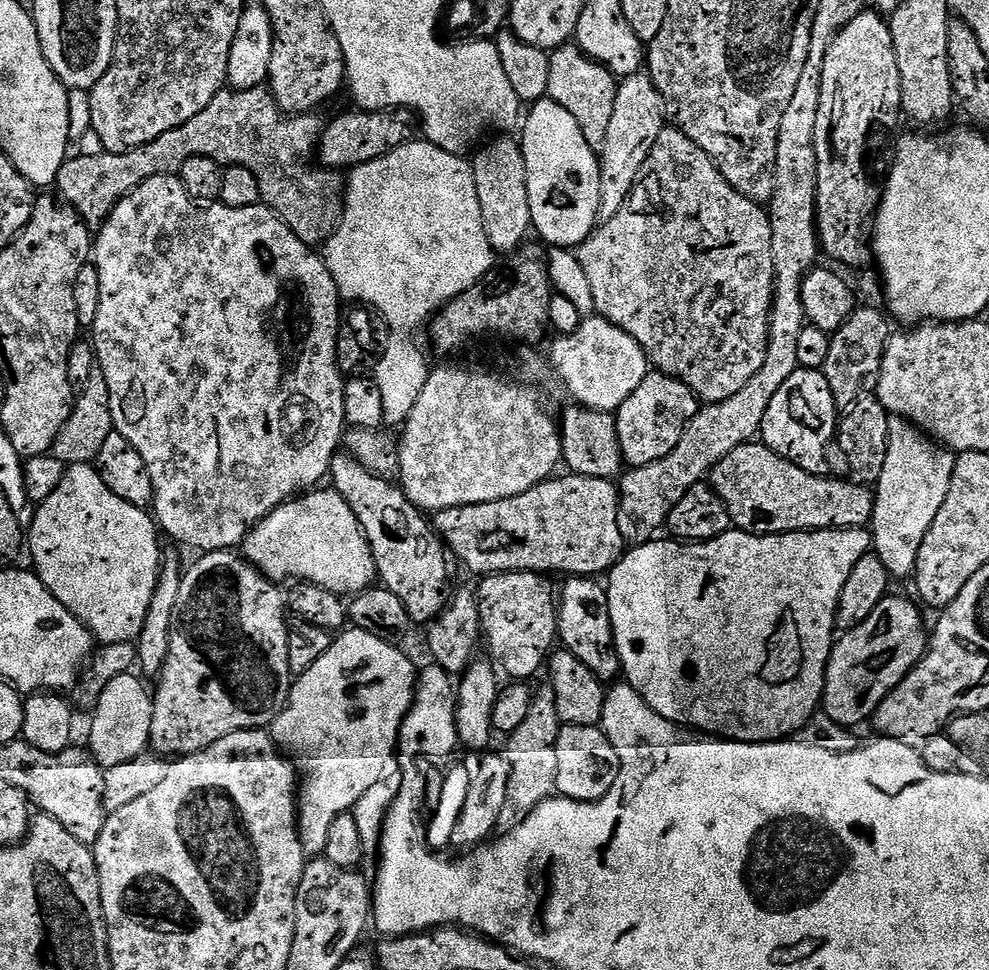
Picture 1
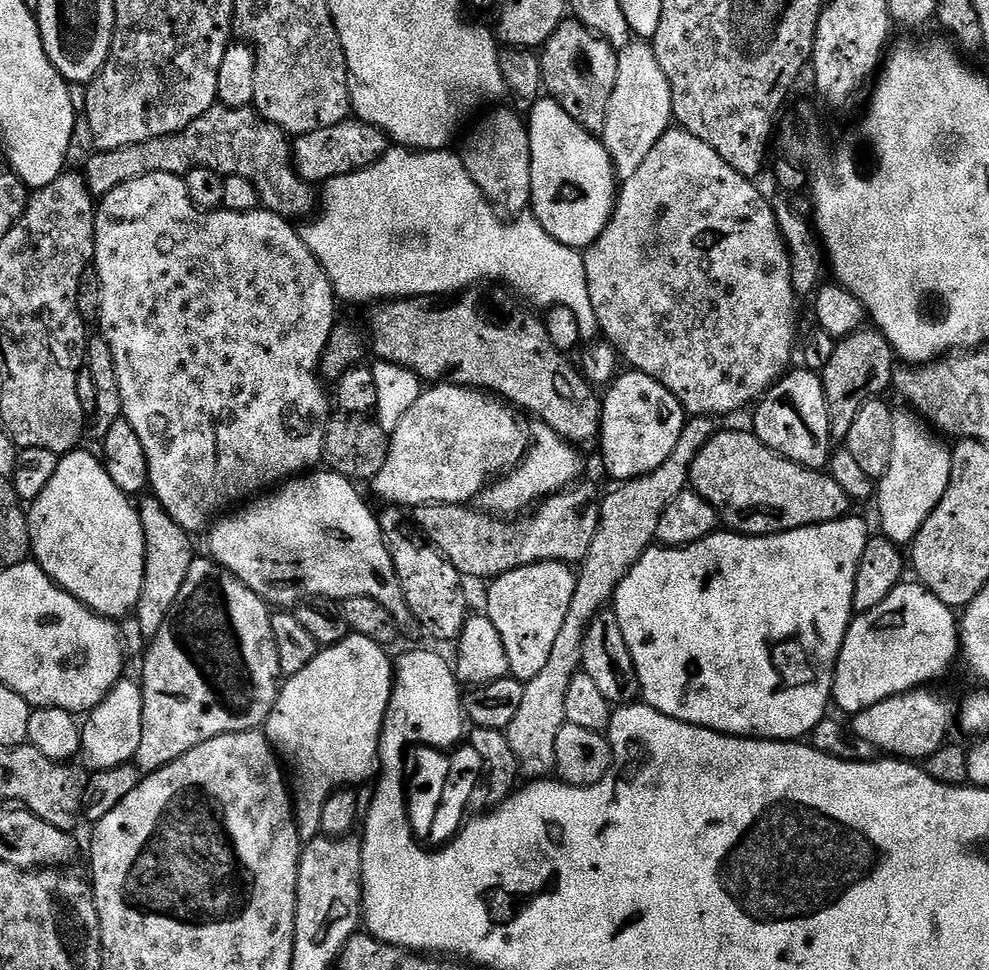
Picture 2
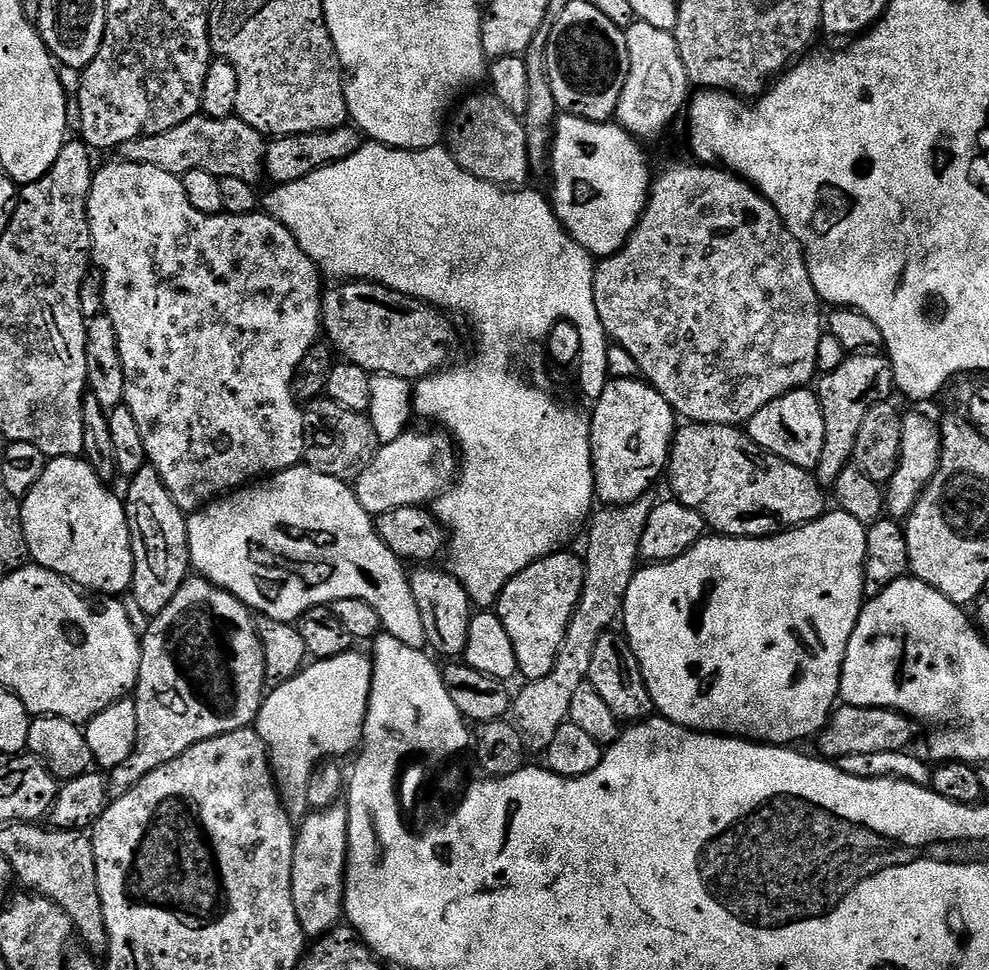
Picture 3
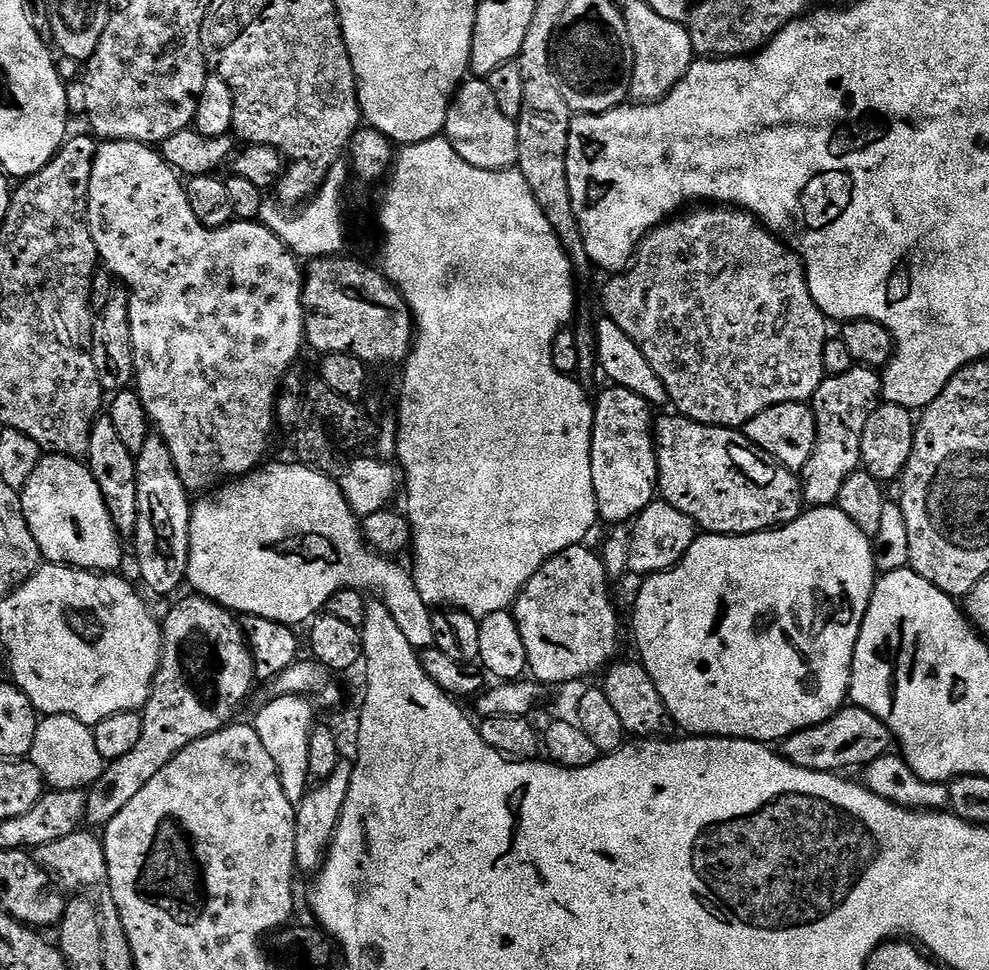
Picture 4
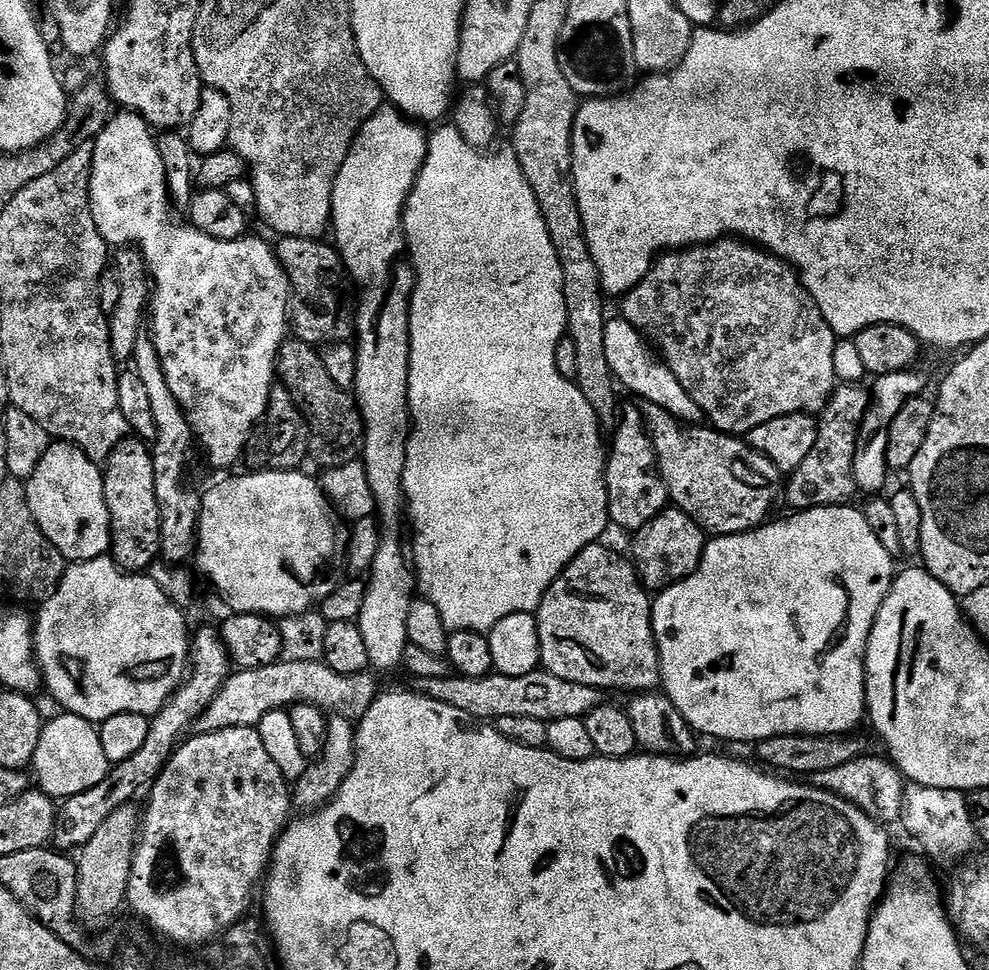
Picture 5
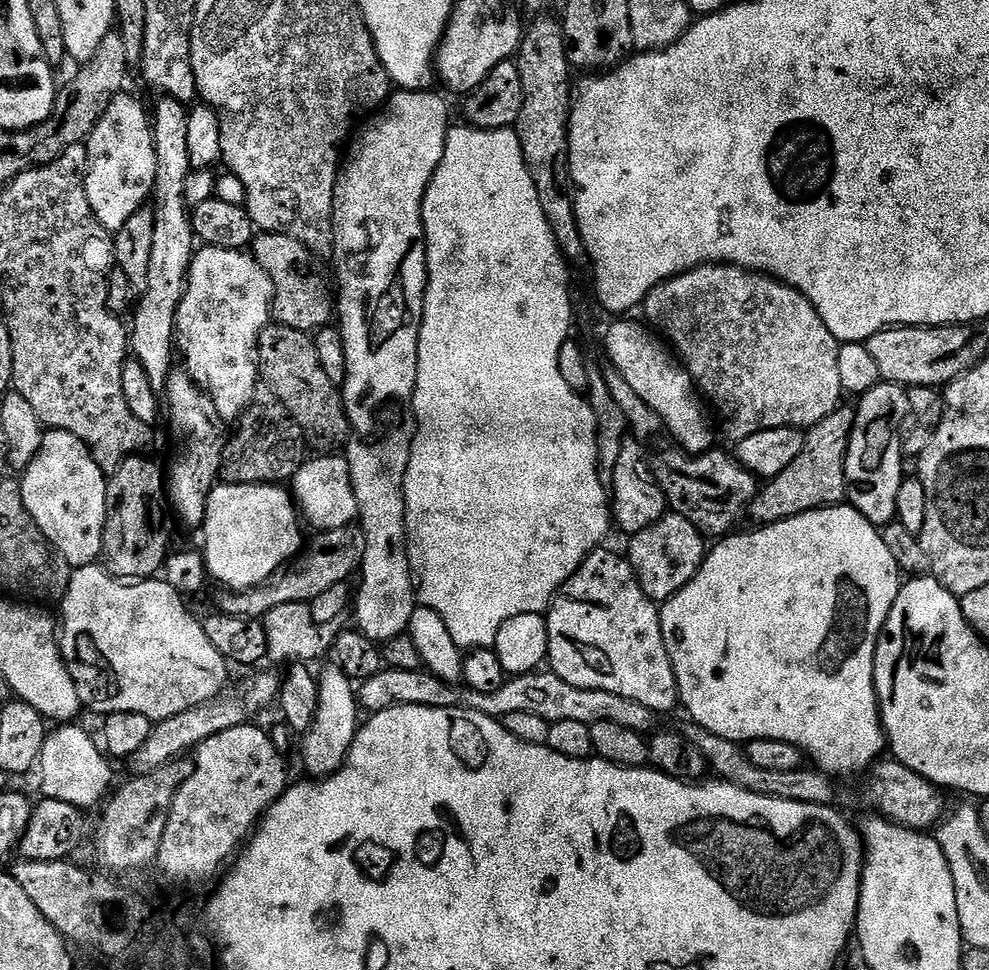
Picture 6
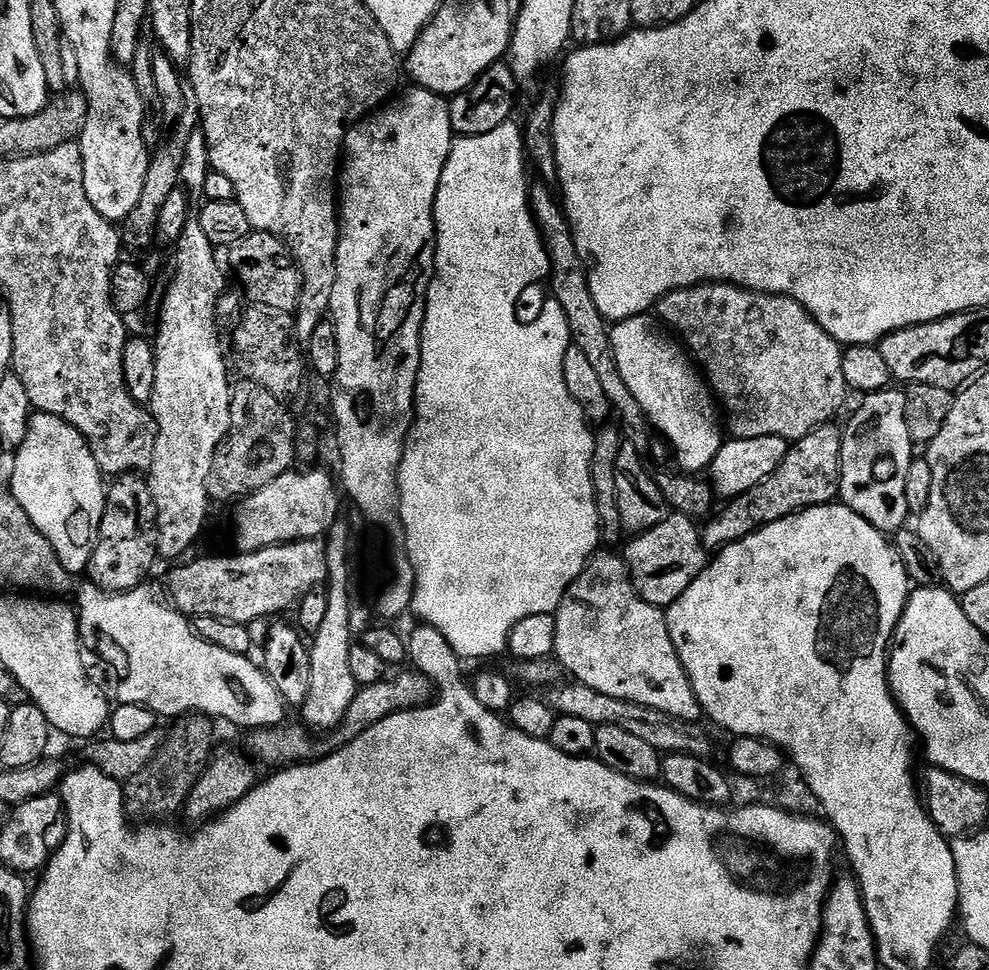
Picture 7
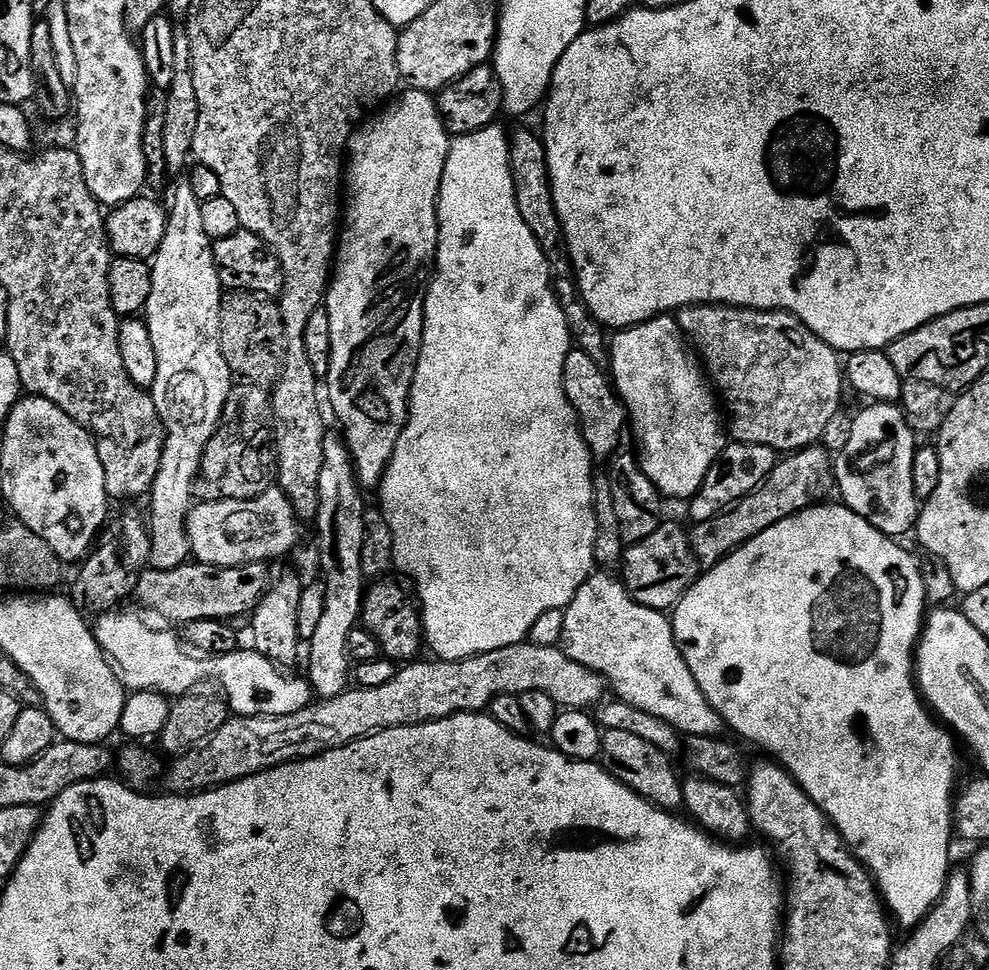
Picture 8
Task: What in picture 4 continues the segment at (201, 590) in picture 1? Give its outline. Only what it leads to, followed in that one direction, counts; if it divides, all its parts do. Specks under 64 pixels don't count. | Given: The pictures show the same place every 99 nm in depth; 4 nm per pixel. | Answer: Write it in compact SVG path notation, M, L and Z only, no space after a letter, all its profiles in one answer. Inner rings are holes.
M192 594L189 600L184 600L181 604L176 604L168 612L168 617L163 617L162 631L164 633L164 652L160 655L160 669L156 671L156 677L152 683L151 690L148 691L148 703L142 709L142 738L138 742L138 746L134 746L134 750L130 750L130 754L122 754L122 758L111 761L105 767L100 779L91 785L88 792L88 814L86 817L89 825L97 824L103 826L109 824L114 818L114 814L121 812L132 799L142 791L142 786L146 786L146 782L150 782L150 778L154 778L154 774L158 774L158 770L162 770L162 766L166 766L166 762L170 762L181 752L186 746L190 746L190 742L201 740L203 736L214 734L218 730L227 728L229 724L237 719L236 716L240 712L240 707L248 700L248 695L252 692L252 684L257 683L256 671L254 670L254 662L252 655L248 649L248 643L244 637L244 630L241 621L237 619L231 611L225 609L222 605L216 604L212 600L207 600L201 595Z

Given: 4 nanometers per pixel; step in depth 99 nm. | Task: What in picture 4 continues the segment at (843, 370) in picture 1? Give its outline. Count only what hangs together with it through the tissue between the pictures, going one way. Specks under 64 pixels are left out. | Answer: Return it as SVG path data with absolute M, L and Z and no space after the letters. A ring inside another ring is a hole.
M854 366L846 370L846 374L837 376L825 375L818 386L818 390L811 398L812 412L816 415L816 441L814 450L802 469L802 483L804 486L805 505L814 508L831 508L835 505L838 494L842 494L842 486L846 486L846 478L854 474L861 467L862 434L866 430L866 422L870 414L882 403L880 395L884 392L884 384L880 381L881 373L875 368Z

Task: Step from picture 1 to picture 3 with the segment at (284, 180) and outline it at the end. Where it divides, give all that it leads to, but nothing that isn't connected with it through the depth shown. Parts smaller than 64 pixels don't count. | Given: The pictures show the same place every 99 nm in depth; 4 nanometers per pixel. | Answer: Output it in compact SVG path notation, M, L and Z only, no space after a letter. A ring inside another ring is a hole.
M203 114L182 122L182 126L174 126L174 130L166 130L157 136L143 136L137 140L131 140L120 145L118 152L121 157L130 162L159 166L170 174L183 178L190 170L206 170L215 176L226 178L242 178L242 182L253 186L259 185L261 178L265 175L266 169L264 159L268 154L269 141L254 126L242 122L240 117L233 114L224 120L210 118Z

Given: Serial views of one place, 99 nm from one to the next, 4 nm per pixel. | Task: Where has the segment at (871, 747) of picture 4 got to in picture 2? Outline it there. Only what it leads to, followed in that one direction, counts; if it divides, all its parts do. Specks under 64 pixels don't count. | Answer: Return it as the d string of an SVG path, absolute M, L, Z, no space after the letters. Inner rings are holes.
M913 690L904 693L902 696L886 698L866 710L855 713L851 717L850 727L853 732L858 734L858 738L870 742L870 746L874 746L877 753L887 754L889 757L909 762L923 762L927 760L930 754L934 754L944 747L949 739L948 731L951 730L952 724L954 728L954 708L951 708L946 701L939 700L934 693L928 691L932 690Z

